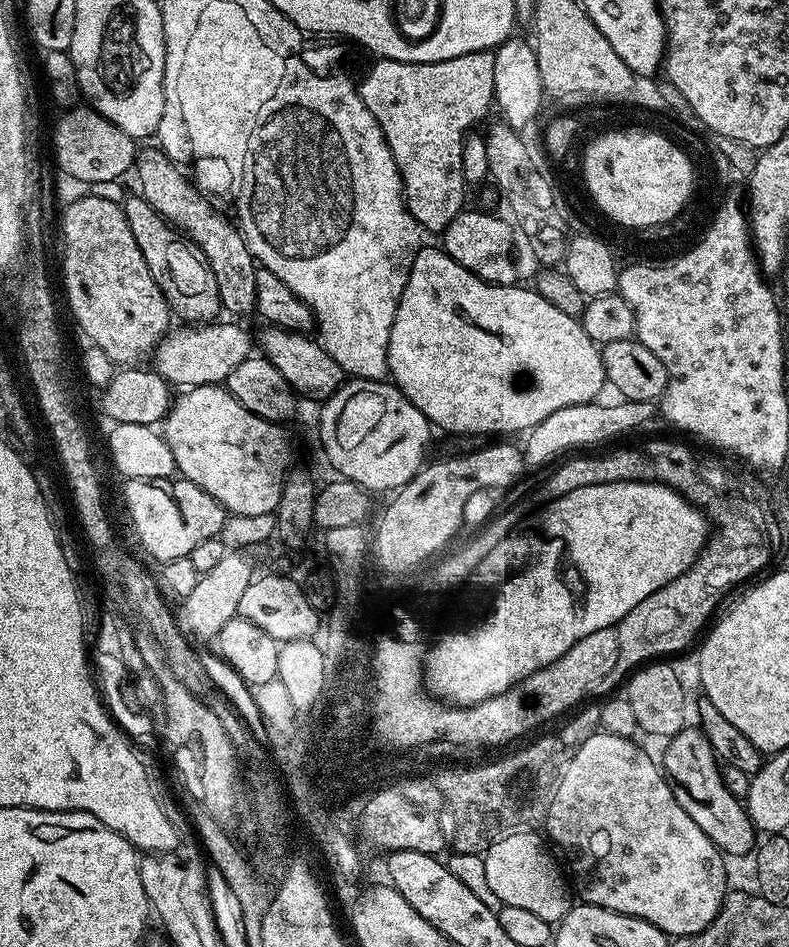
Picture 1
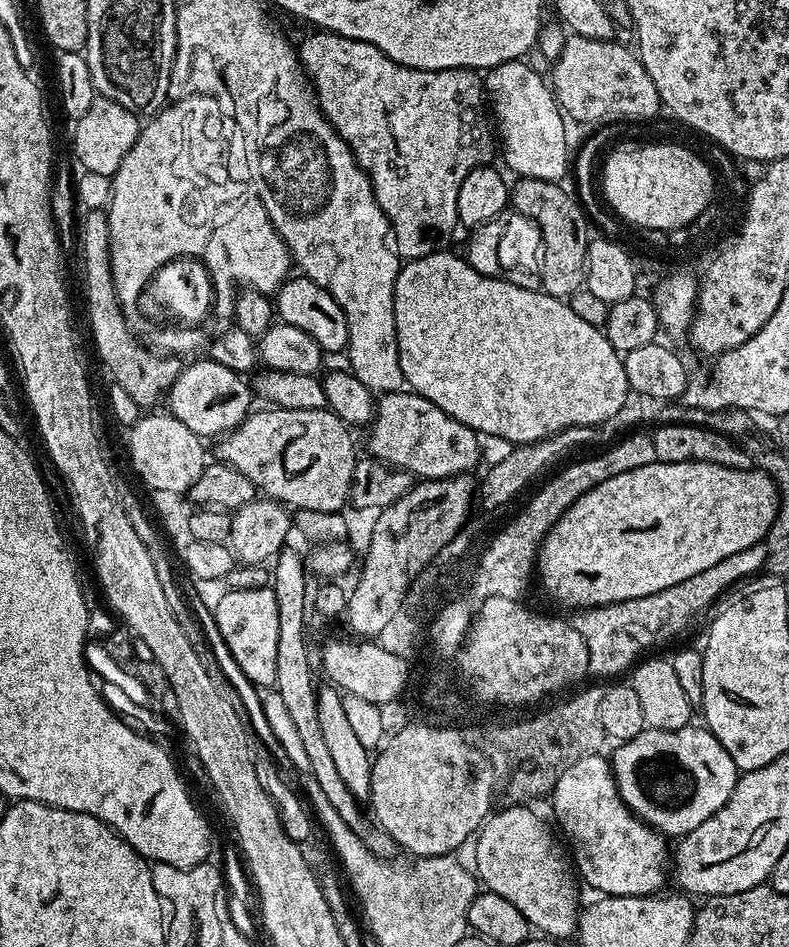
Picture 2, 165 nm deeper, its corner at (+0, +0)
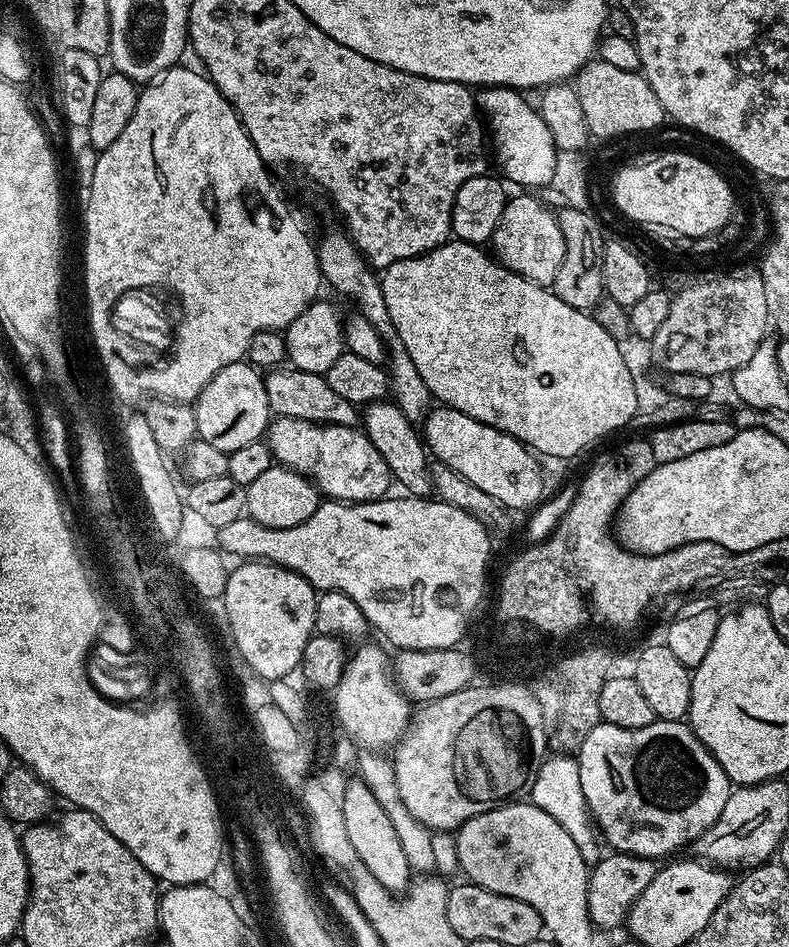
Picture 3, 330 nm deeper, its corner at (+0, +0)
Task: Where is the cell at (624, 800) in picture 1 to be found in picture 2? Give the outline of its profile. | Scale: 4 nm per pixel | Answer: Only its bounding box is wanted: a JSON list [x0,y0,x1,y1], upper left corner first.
[550,754,670,895]

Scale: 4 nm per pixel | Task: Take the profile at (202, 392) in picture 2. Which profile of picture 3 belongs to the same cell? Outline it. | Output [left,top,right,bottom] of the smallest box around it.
[194,362,270,453]

